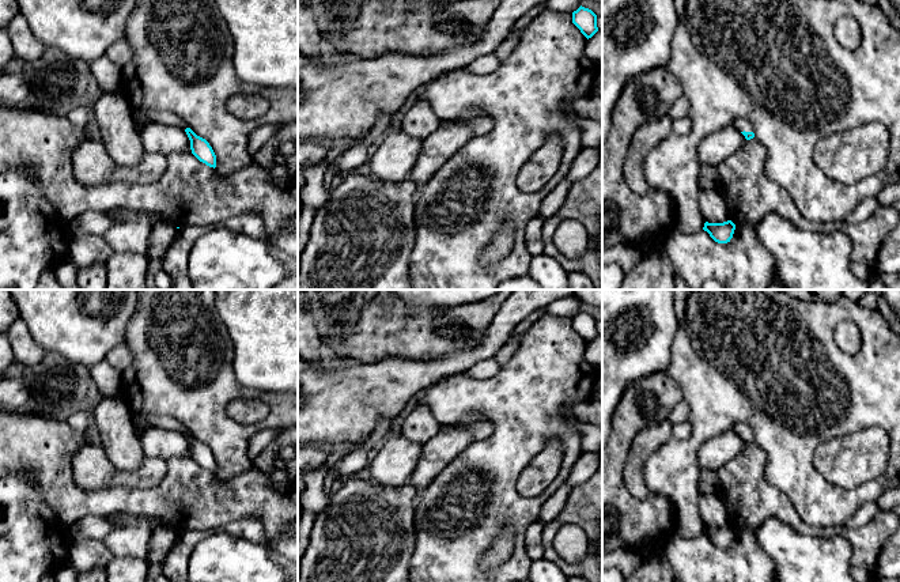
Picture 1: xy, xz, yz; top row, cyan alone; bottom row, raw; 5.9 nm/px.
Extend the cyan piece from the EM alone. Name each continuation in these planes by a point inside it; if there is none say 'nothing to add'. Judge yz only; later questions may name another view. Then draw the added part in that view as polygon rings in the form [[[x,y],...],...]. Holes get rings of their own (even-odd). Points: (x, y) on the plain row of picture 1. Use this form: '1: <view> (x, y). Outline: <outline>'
1: yz (741, 429). Outline: [[[737,423],[733,428],[740,436],[753,436],[750,427],[745,423]]]

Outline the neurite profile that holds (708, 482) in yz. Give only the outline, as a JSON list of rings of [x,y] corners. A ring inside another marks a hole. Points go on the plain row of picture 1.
[[[702,470],[699,476],[697,487],[699,487],[700,495],[708,495],[712,492],[718,492],[719,490],[718,473],[712,470]]]

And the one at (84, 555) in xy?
[[[72,540],[68,560],[80,575],[91,568],[106,568],[113,558],[114,555],[102,540]]]

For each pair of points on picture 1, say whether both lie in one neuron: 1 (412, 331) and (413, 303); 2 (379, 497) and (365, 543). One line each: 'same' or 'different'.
1: different
2: same

